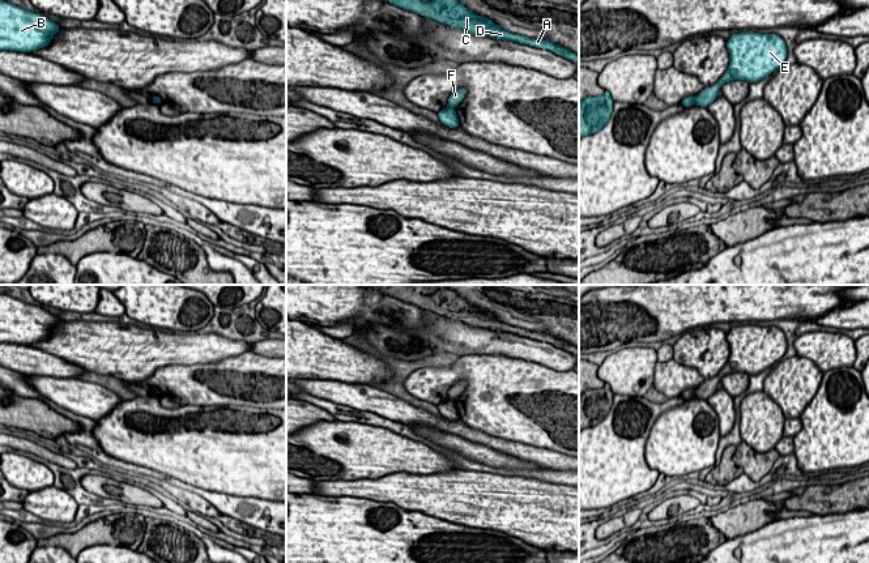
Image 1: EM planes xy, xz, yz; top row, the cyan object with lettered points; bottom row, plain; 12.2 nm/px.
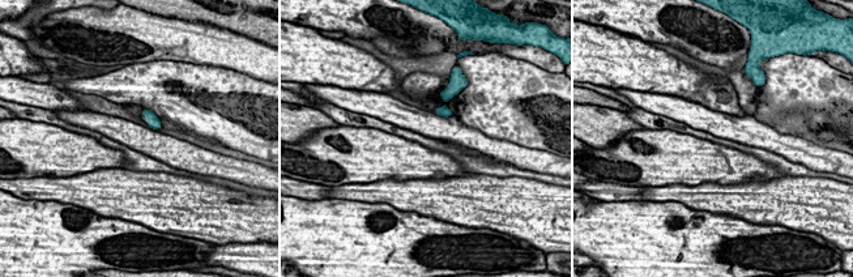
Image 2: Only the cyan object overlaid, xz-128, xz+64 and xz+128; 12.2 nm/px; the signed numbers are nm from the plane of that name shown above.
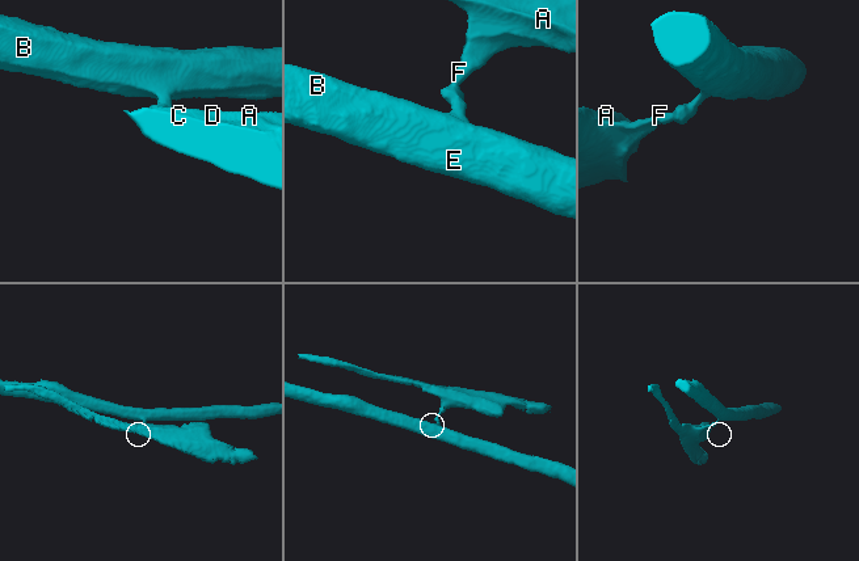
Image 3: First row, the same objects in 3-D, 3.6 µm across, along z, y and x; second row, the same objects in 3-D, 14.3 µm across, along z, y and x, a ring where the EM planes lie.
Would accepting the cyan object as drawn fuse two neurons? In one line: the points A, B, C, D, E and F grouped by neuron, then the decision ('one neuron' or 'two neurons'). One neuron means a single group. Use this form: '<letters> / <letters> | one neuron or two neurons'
A C D F / B E | two neurons

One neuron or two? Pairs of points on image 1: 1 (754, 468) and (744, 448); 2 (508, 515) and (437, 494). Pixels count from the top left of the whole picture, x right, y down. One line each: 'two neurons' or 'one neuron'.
1: one neuron
2: one neuron

